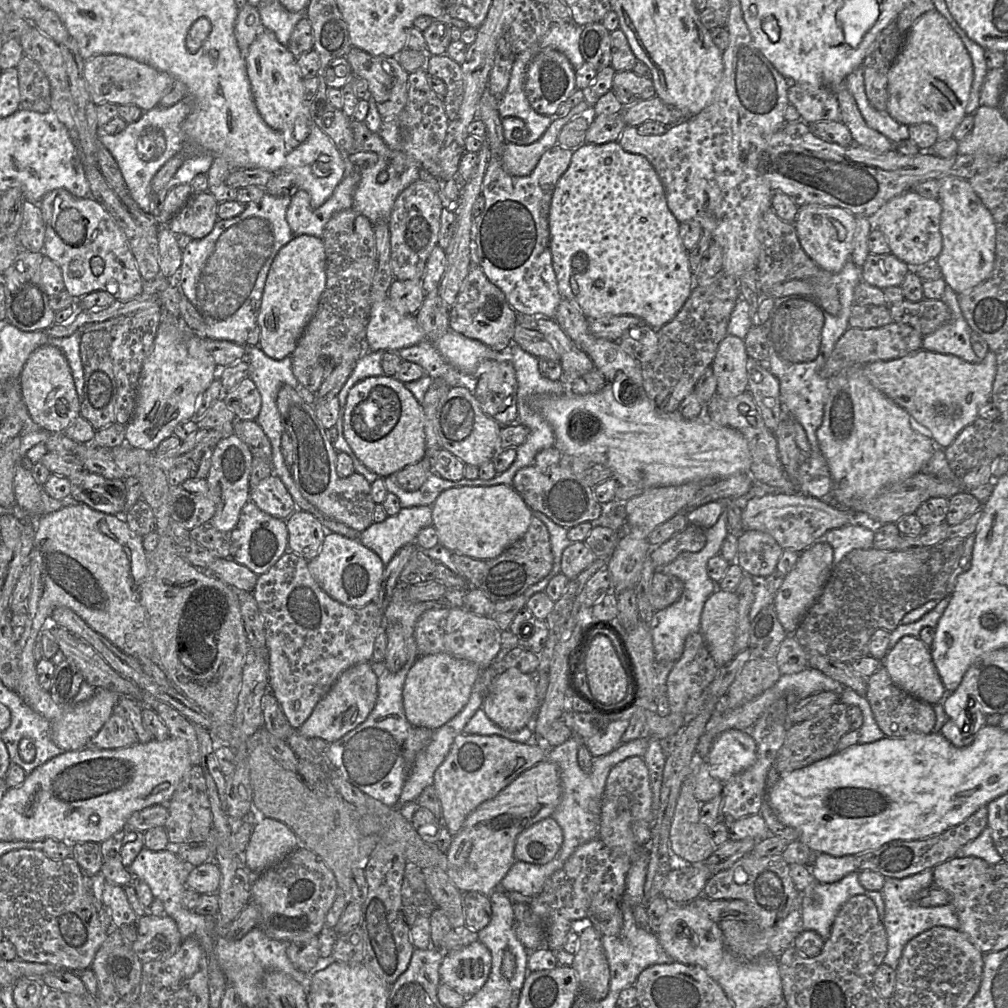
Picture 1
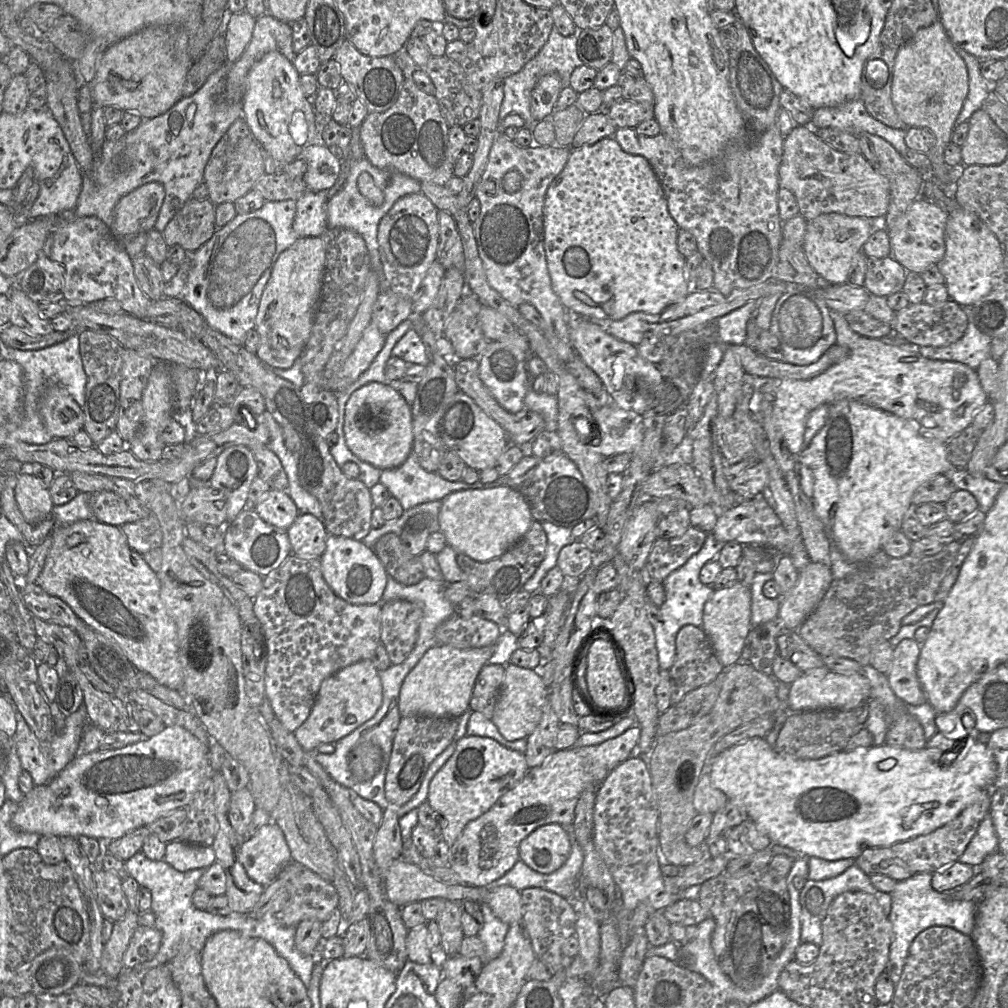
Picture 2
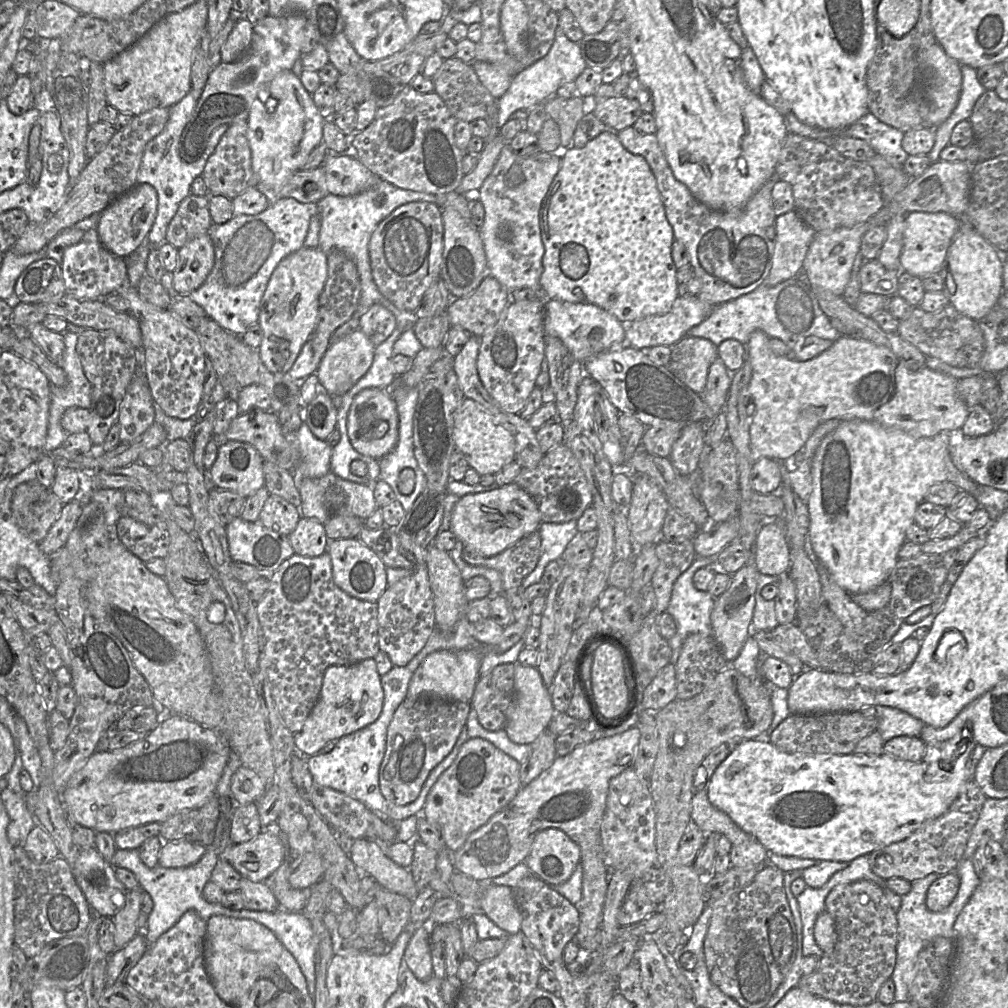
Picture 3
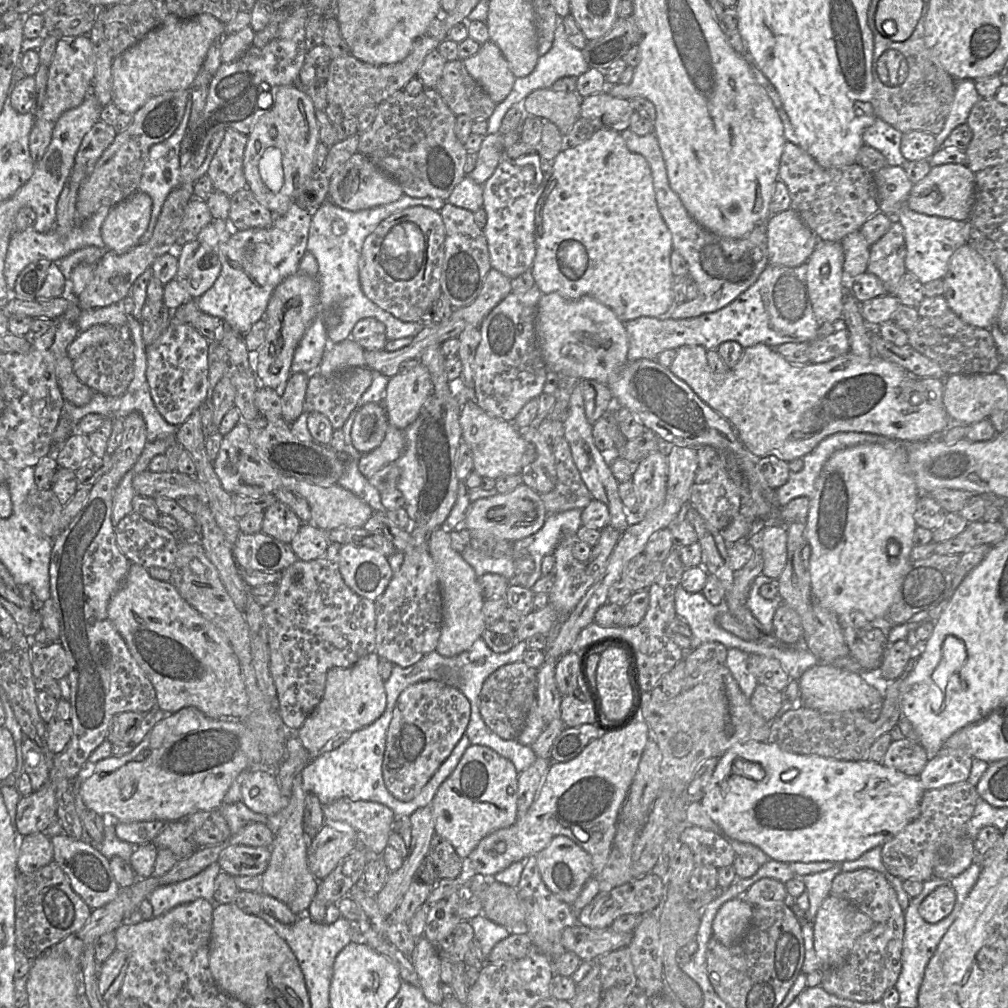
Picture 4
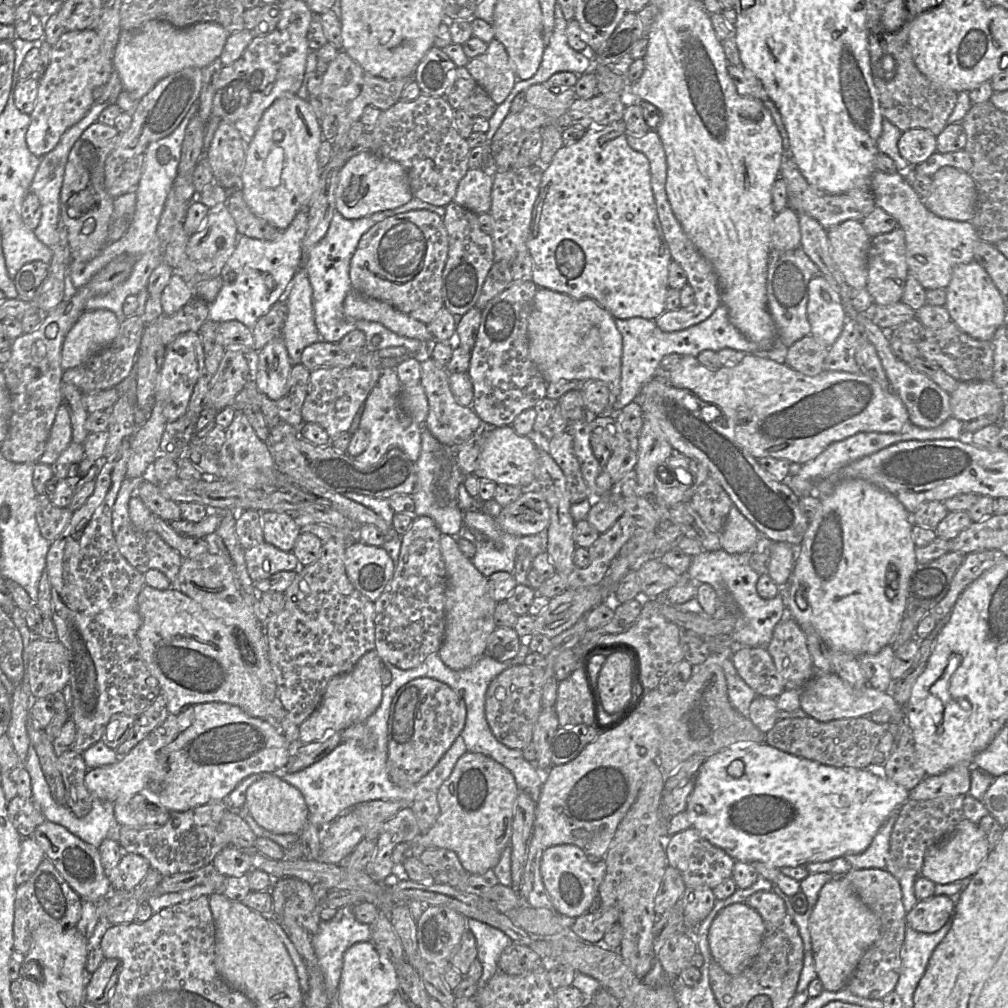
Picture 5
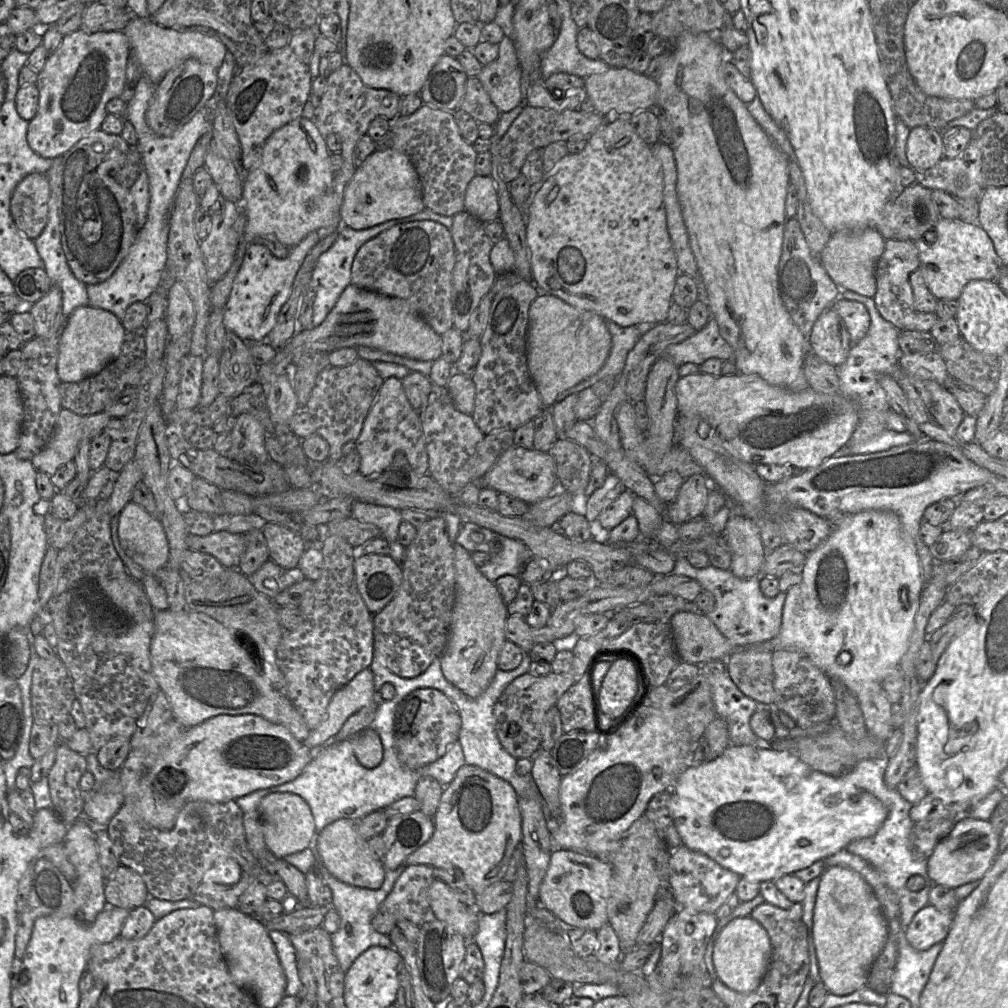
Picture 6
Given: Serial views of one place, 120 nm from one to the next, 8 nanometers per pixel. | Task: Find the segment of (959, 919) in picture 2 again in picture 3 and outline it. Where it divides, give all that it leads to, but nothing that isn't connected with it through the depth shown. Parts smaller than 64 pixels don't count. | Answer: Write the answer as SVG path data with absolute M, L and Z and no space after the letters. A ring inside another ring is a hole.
M963 858L955 871L960 878L959 890L950 906L942 912L931 912L926 906L927 891L933 882L940 876L939 874L931 873L922 879L912 881L910 892L901 896L901 907L896 913L898 921L897 956L895 968L891 976L895 986L896 1002L910 1001L909 986L914 978L914 967L921 950L937 937L945 937L954 940L954 924L981 883L971 859Z

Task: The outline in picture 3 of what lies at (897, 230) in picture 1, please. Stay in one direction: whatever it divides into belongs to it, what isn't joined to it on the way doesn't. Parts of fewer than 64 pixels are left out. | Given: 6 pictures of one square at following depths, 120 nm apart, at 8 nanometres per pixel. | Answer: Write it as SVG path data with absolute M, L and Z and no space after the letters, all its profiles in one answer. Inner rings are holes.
M910 212L905 216L903 247L900 254L900 268L921 279L941 272L948 248L960 230L959 221L945 212Z

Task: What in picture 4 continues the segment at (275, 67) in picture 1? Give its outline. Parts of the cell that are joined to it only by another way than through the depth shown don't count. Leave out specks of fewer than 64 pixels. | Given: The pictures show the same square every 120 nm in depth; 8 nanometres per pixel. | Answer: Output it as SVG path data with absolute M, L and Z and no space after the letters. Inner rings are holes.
M292 84L276 86L269 91L273 98L272 105L258 110L258 117L247 135L243 172L246 187L256 200L274 216L281 216L294 202L295 191L314 170L313 158L320 135L314 104L305 89Z

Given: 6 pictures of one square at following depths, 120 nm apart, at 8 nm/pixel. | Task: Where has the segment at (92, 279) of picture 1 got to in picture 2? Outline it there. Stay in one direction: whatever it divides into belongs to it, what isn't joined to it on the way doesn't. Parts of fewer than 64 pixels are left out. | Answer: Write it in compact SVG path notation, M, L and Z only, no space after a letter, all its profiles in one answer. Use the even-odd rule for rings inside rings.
M74 211L71 214L64 214L64 216L60 217L60 221L55 227L53 231L53 244L51 248L50 258L59 263L63 267L63 275L64 275L64 299L68 303L85 303L90 304L93 301L98 301L106 298L114 298L118 300L121 304L122 310L127 314L130 314L138 319L143 319L146 315L146 312L151 304L151 300L143 293L141 290L135 274L132 259L129 257L128 253L125 251L121 242L115 238L112 234L110 228L99 218L95 216L88 217L75 217Z

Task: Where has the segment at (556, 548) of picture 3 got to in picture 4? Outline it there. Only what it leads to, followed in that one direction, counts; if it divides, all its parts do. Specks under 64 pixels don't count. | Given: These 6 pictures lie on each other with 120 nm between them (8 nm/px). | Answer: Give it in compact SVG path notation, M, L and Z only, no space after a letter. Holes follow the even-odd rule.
M571 509L557 514L549 514L542 528L535 534L513 542L515 552L528 552L535 568L529 575L526 588L531 589L541 578L541 566L546 555L552 555L555 548L565 536L576 536L581 528L583 509Z

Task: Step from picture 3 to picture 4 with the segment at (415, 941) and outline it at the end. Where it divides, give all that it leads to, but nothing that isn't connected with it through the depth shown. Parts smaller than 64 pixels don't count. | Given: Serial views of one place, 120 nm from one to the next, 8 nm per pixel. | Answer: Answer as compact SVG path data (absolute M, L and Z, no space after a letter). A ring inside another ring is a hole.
M424 936L416 941L410 958L419 978L419 987L430 1002L443 1004L440 990L440 958L435 946Z

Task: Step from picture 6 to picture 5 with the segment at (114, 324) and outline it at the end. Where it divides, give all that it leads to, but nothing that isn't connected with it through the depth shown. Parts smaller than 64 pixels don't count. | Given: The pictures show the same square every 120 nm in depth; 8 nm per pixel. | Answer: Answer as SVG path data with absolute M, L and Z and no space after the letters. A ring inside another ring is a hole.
M109 310L85 311L67 334L62 346L63 370L78 367L110 345L119 331L119 321Z

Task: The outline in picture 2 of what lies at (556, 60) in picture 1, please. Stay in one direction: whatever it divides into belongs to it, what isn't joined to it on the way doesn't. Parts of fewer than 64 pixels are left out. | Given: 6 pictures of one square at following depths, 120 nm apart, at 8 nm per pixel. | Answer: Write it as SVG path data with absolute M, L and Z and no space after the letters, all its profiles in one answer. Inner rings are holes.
M551 73L543 76L531 92L531 113L537 121L549 118L564 85L560 76Z

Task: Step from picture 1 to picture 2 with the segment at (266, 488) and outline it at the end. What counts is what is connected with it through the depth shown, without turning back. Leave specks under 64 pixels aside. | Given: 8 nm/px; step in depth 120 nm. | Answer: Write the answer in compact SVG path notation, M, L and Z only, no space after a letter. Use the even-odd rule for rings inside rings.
M269 489L262 496L255 511L266 523L282 530L287 530L300 514L290 495L275 489Z

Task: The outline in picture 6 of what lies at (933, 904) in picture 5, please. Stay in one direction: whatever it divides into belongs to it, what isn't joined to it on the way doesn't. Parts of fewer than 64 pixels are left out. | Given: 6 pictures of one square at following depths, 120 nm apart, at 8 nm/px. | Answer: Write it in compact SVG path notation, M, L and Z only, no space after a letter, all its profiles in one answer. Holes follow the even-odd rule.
M927 905L915 914L909 924L907 941L914 949L925 951L945 940L952 921L951 912L942 912L932 905Z

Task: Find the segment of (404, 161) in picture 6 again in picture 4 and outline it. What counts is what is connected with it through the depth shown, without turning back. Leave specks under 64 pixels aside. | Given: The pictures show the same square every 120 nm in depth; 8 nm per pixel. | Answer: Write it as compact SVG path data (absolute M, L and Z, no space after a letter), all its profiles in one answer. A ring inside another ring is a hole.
M356 152L332 175L328 199L340 208L359 211L397 201L404 194L399 183L375 166L366 156Z

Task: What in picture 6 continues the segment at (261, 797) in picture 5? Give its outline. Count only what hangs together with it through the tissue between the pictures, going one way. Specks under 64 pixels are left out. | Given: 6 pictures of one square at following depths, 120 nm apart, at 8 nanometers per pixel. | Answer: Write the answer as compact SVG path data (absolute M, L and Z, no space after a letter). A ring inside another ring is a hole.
M276 792L265 796L258 807L263 821L264 840L268 850L277 858L308 848L316 837L315 821L307 802L297 794Z

